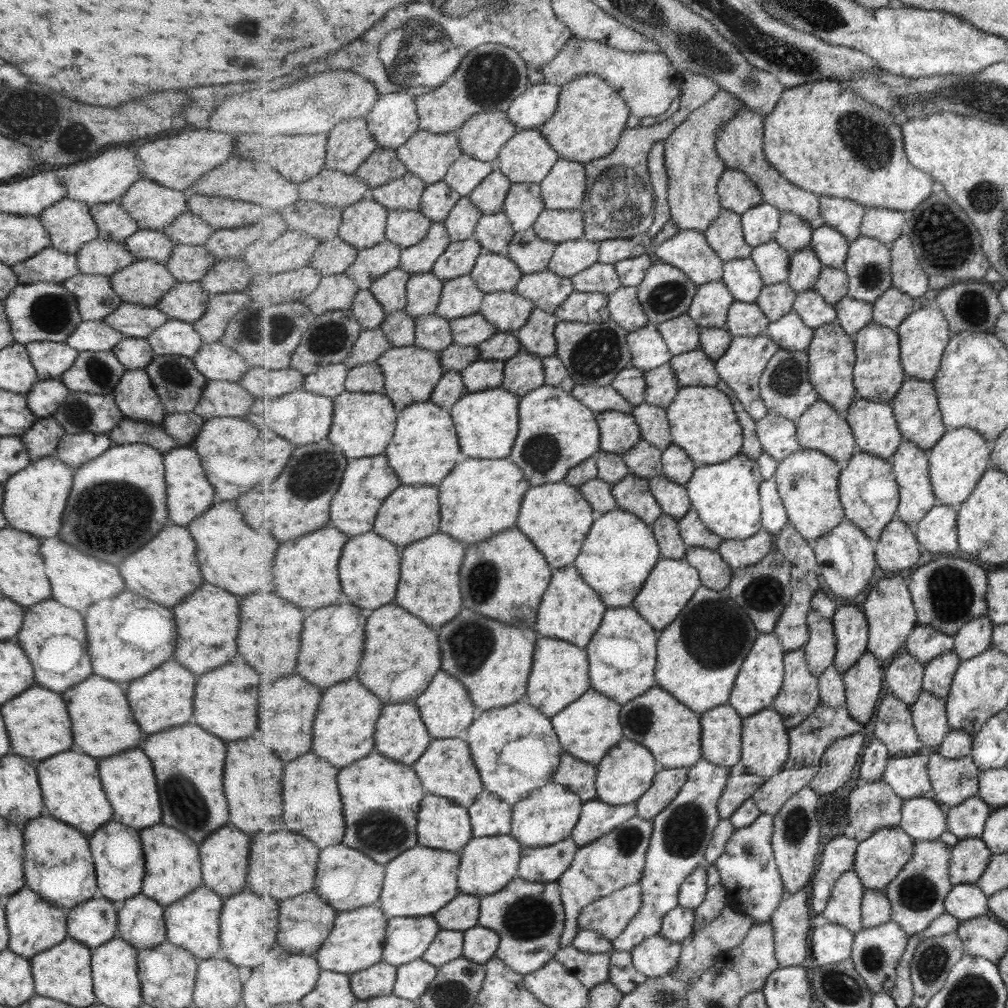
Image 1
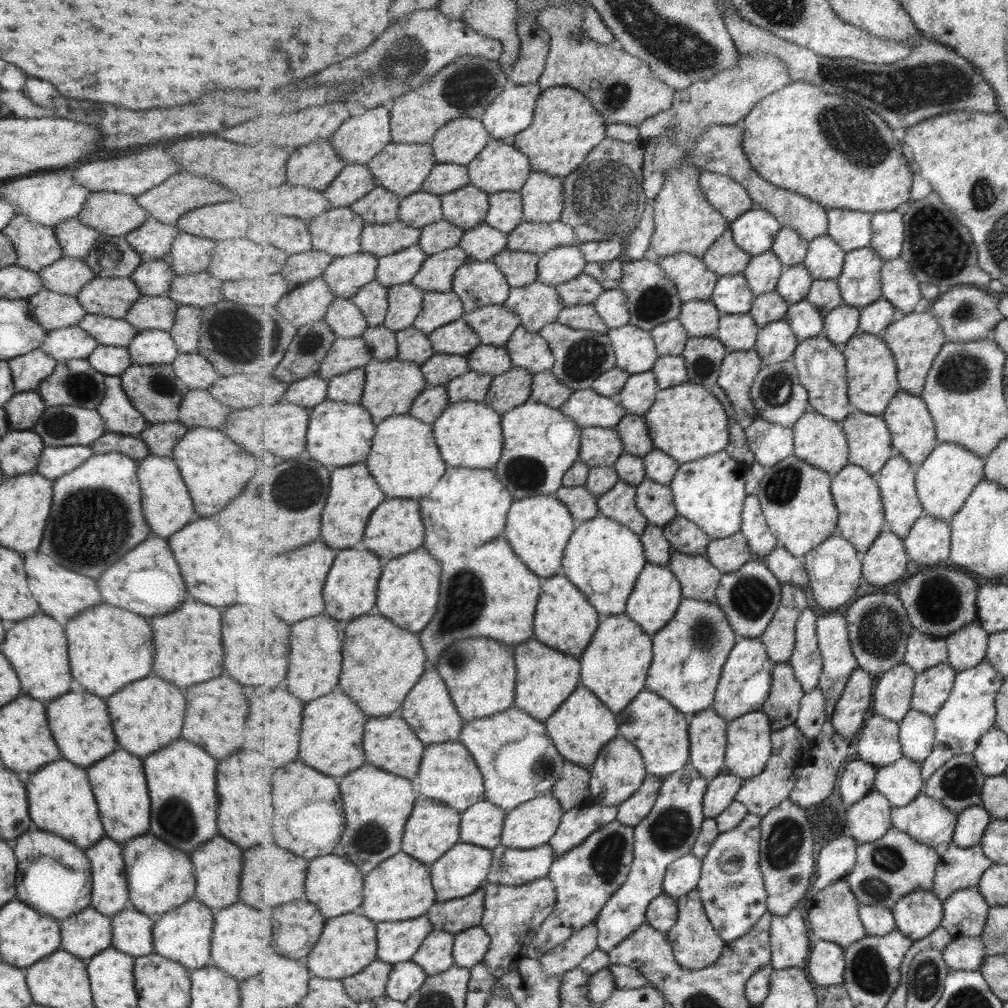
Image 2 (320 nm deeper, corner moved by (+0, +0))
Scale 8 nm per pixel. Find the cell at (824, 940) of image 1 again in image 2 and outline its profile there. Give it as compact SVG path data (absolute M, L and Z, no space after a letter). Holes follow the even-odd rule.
M821 938L816 939L815 948L811 951L810 965L808 971L812 974L811 978L821 989L827 986L844 984L846 972L846 949L839 946L837 942L829 942Z

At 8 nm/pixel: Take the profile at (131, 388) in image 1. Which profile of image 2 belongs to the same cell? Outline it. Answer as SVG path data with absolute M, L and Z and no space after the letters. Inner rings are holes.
M104 376L105 392L96 411L107 432L137 436L148 423L123 394L119 377Z

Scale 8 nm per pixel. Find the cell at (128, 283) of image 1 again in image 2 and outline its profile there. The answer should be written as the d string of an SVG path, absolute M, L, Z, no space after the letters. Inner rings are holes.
M93 277L77 295L78 303L87 314L122 319L127 310L140 296L137 287L127 277Z

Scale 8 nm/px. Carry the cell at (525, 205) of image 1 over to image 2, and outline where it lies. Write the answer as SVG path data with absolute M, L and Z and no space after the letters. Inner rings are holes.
M502 191L490 196L486 222L505 233L513 232L523 222L524 204L519 191Z

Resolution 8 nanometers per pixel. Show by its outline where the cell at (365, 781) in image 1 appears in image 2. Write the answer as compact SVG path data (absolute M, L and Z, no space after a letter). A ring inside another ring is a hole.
M369 762L338 780L343 790L346 829L334 853L349 858L363 874L368 875L383 861L402 852L406 824L414 812L420 792L413 780L391 774Z

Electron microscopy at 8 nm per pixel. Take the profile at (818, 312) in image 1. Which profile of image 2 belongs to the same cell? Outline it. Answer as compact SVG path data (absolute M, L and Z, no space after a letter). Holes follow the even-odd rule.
M808 299L790 305L784 321L791 324L800 341L824 335L826 328L825 313Z

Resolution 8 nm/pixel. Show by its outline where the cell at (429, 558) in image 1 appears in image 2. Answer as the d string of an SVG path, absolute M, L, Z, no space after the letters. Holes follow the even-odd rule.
M423 547L410 554L391 559L384 565L379 582L377 608L380 614L407 630L421 632L439 610L437 606L442 591L439 578L441 578L441 563L435 560L431 551Z

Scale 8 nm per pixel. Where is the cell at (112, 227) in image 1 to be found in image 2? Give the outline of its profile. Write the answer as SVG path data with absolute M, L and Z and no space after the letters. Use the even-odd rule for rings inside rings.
M76 215L52 227L55 240L58 242L62 256L84 259L100 235L88 226L81 224Z

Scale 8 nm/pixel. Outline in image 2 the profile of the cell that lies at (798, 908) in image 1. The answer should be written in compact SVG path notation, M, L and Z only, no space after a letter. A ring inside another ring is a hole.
M799 910L787 916L774 915L770 932L773 946L772 966L775 969L802 968L809 956L809 926Z

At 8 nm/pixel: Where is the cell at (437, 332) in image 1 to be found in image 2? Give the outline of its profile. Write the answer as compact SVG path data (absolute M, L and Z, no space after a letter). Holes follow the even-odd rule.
M415 326L396 333L398 340L398 355L396 358L405 362L427 362L435 352L429 334L415 329Z

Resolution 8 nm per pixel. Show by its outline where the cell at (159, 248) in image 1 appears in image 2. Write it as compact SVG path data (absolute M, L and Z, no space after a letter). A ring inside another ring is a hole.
M100 234L83 261L95 277L121 278L129 276L142 259L123 237Z

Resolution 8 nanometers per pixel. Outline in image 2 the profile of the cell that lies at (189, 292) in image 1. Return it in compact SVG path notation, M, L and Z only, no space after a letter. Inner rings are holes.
M166 293L161 296L141 296L123 316L135 331L161 330L168 332L174 322L174 314L178 304L173 302Z

